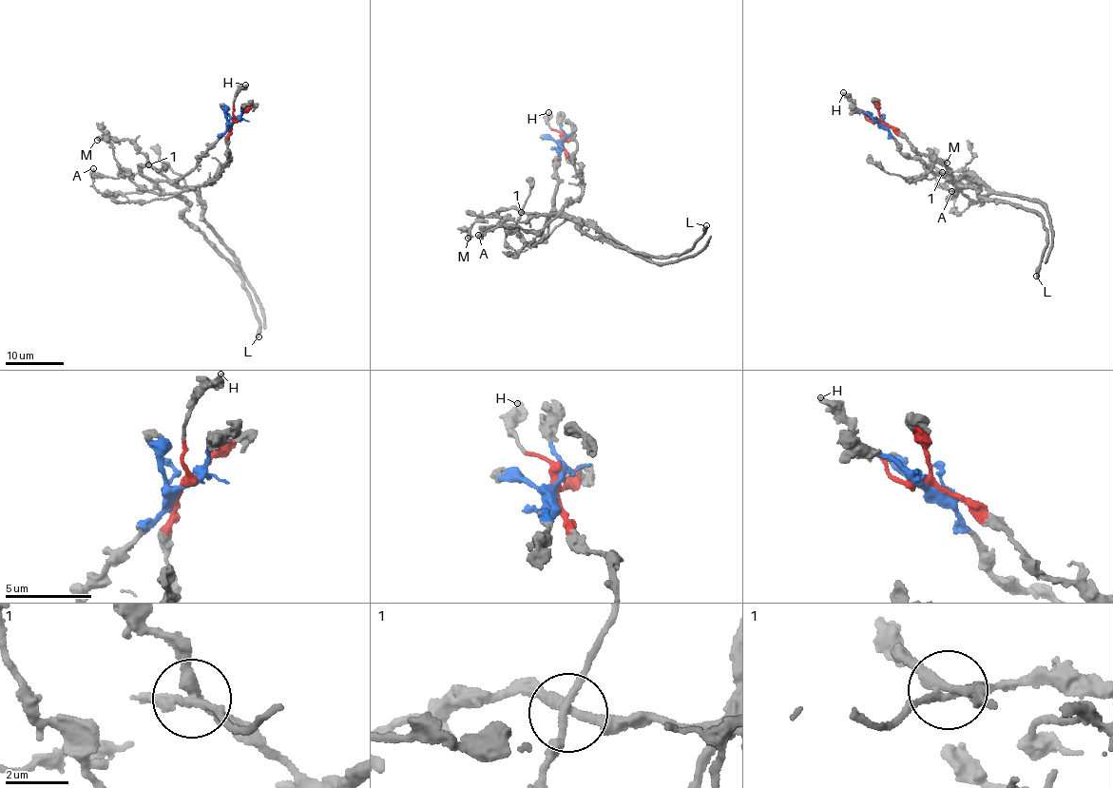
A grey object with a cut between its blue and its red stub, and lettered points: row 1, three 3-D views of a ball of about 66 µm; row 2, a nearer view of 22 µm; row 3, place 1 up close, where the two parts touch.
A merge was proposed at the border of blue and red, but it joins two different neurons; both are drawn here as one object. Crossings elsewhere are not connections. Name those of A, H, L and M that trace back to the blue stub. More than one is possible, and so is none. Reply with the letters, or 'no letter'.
M

